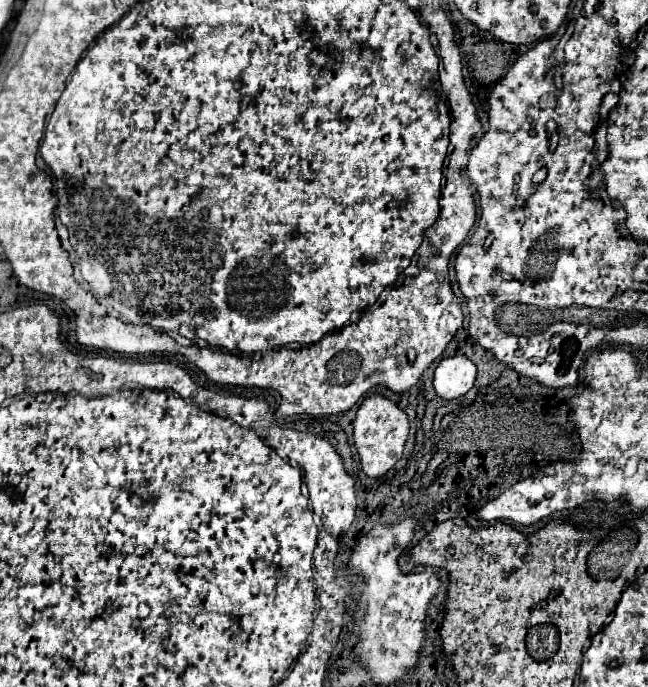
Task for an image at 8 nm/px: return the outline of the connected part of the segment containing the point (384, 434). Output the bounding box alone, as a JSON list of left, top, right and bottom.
[354,394,408,474]

